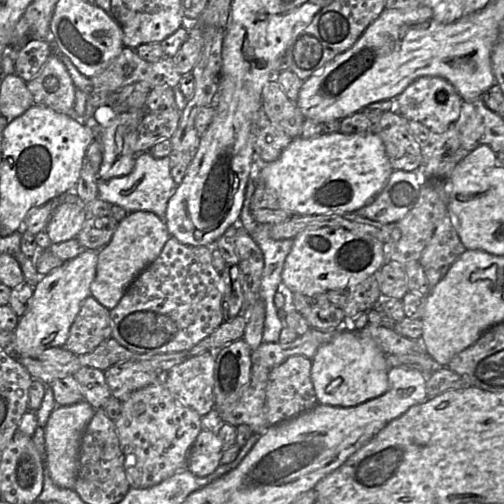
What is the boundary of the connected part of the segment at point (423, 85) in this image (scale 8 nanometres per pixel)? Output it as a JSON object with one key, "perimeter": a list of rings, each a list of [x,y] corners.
{"perimeter":[[[423,76],[413,81],[394,102],[394,112],[407,120],[420,122],[433,133],[443,133],[457,121],[462,105],[462,98],[452,84],[436,76]]]}

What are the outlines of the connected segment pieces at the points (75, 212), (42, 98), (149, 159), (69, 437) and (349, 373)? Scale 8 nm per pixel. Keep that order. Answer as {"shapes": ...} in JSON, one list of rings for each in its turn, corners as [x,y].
{"shapes":[[[[64,202],[53,210],[45,232],[52,243],[65,242],[76,238],[87,218],[83,204]]],[[[52,53],[39,73],[26,82],[35,104],[75,116],[76,86],[60,58]]],[[[148,151],[137,154],[133,170],[125,176],[109,180],[99,179],[98,198],[124,208],[128,213],[148,211],[164,219],[169,199],[174,195],[177,184],[173,180],[170,158],[154,158]]],[[[85,400],[68,406],[57,406],[43,427],[47,467],[51,480],[58,487],[74,488],[81,436],[94,413],[95,409]]],[[[341,330],[331,341],[320,346],[311,360],[311,381],[320,404],[352,407],[381,396],[389,388],[386,354],[371,338],[362,338],[357,330]]]]}

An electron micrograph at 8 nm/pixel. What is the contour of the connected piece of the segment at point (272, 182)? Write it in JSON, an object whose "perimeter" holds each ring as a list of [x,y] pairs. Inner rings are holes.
{"perimeter":[[[373,132],[360,134],[328,133],[304,139],[295,138],[273,162],[260,171],[274,192],[280,207],[291,215],[354,213],[372,201],[385,187],[393,168],[382,140]]]}

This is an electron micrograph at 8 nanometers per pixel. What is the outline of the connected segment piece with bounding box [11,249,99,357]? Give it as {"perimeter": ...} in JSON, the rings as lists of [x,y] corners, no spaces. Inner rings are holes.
{"perimeter":[[[86,249],[77,257],[64,262],[62,266],[41,277],[41,280],[34,287],[34,293],[27,310],[19,317],[17,326],[12,331],[11,351],[16,357],[35,357],[47,348],[64,346],[70,327],[81,308],[82,302],[88,296],[91,296],[90,286],[96,275],[98,251]]]}

